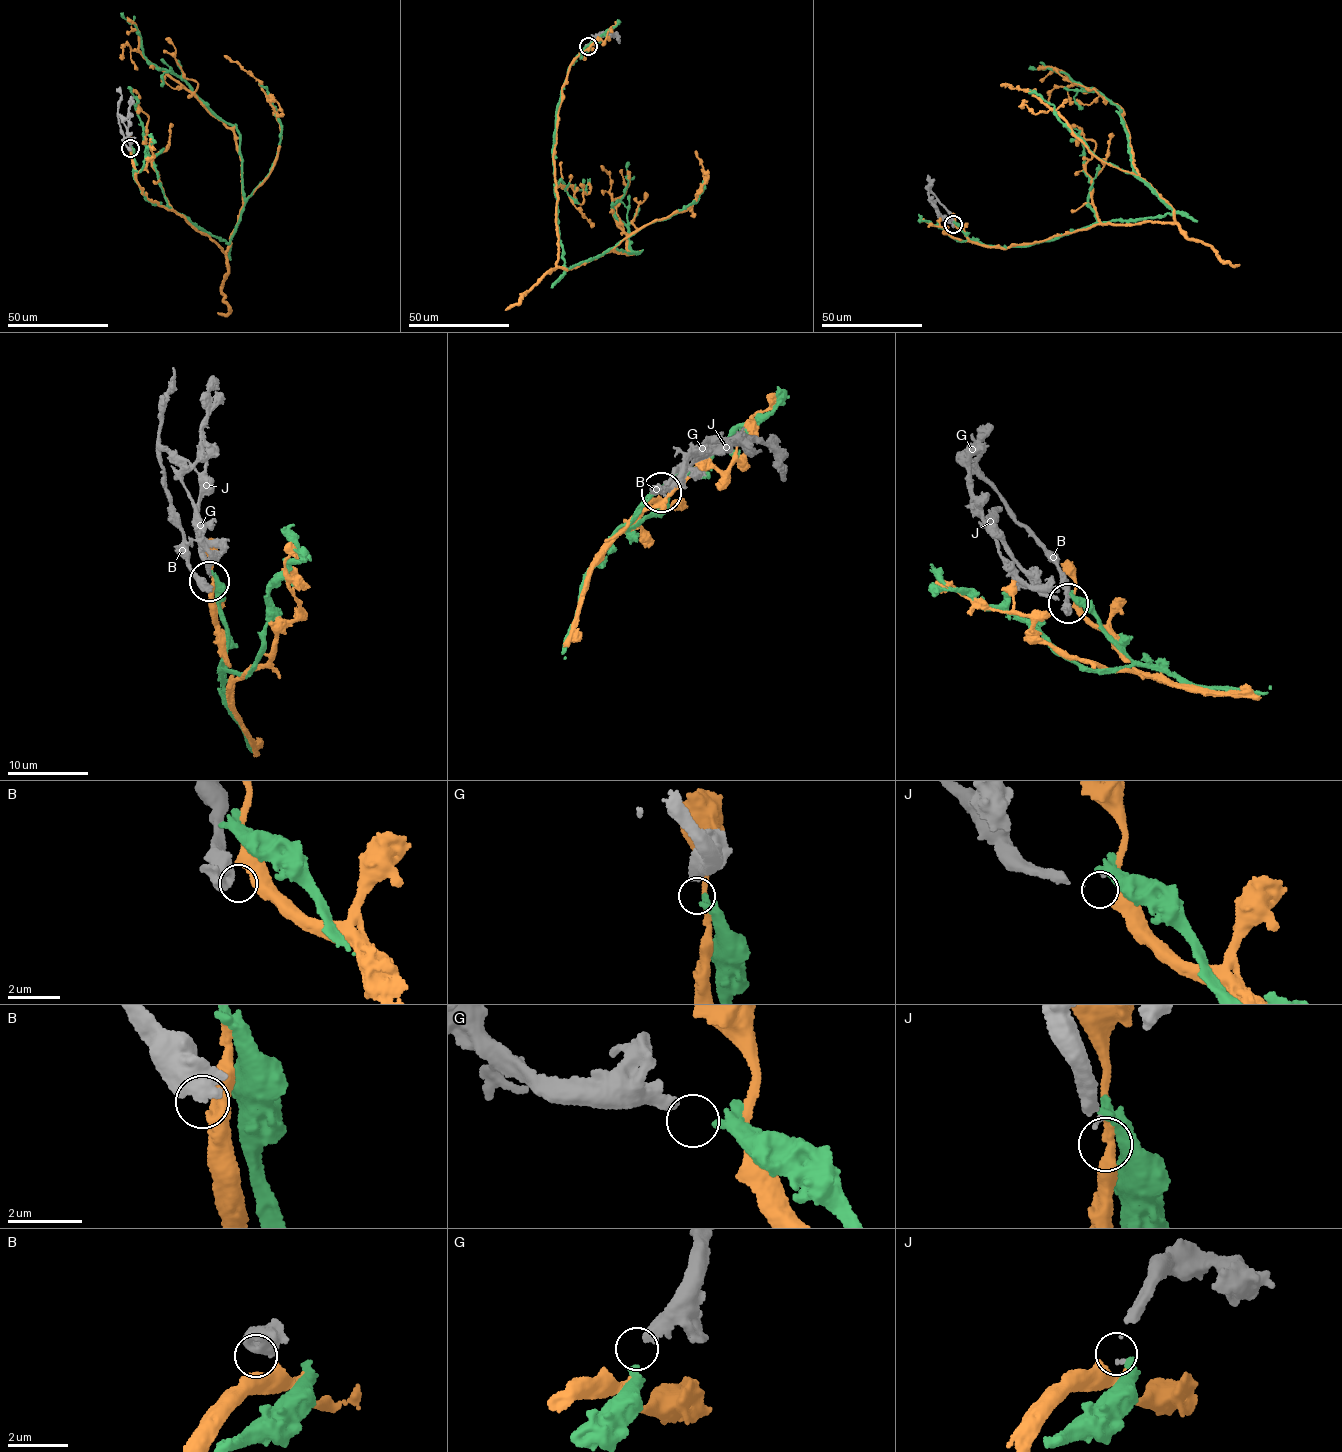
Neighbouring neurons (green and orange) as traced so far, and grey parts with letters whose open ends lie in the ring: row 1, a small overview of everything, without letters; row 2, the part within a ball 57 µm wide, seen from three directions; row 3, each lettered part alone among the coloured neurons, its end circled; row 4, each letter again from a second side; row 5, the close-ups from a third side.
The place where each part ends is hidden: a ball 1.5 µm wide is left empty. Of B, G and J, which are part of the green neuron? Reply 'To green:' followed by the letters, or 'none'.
To green: G

